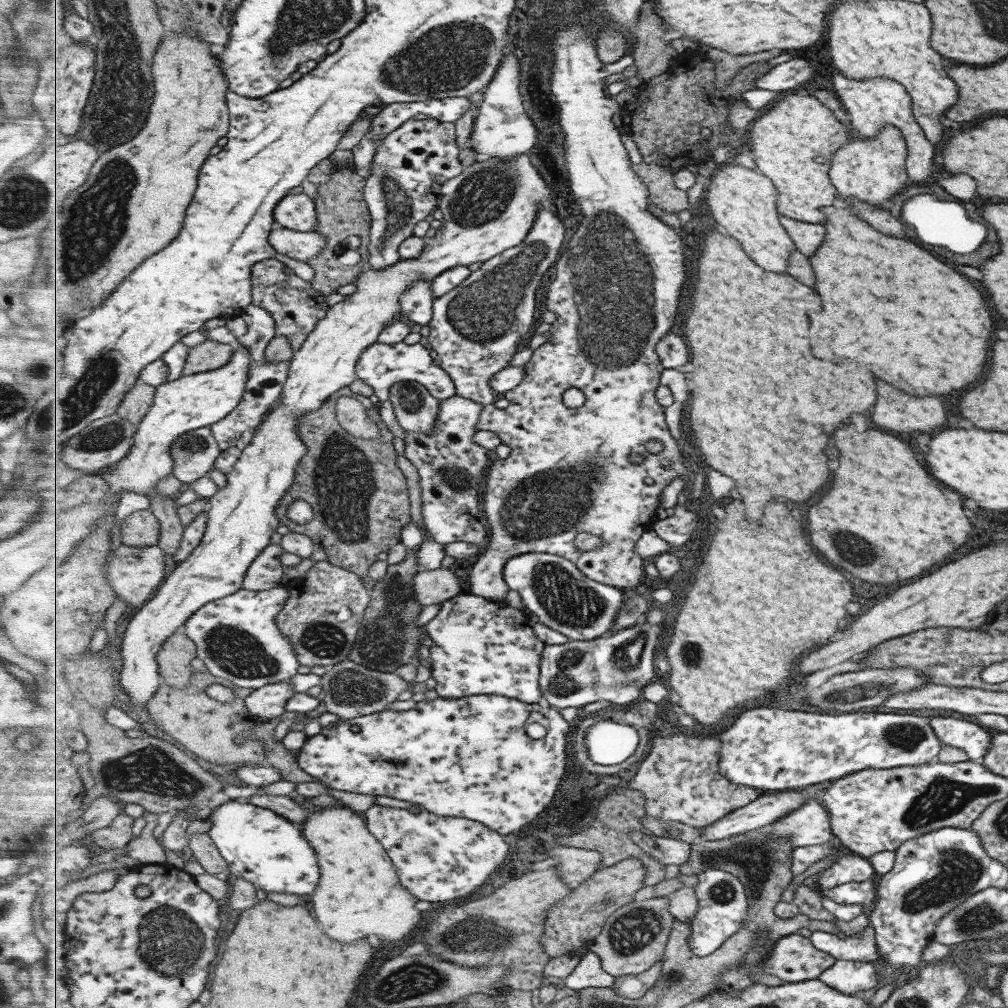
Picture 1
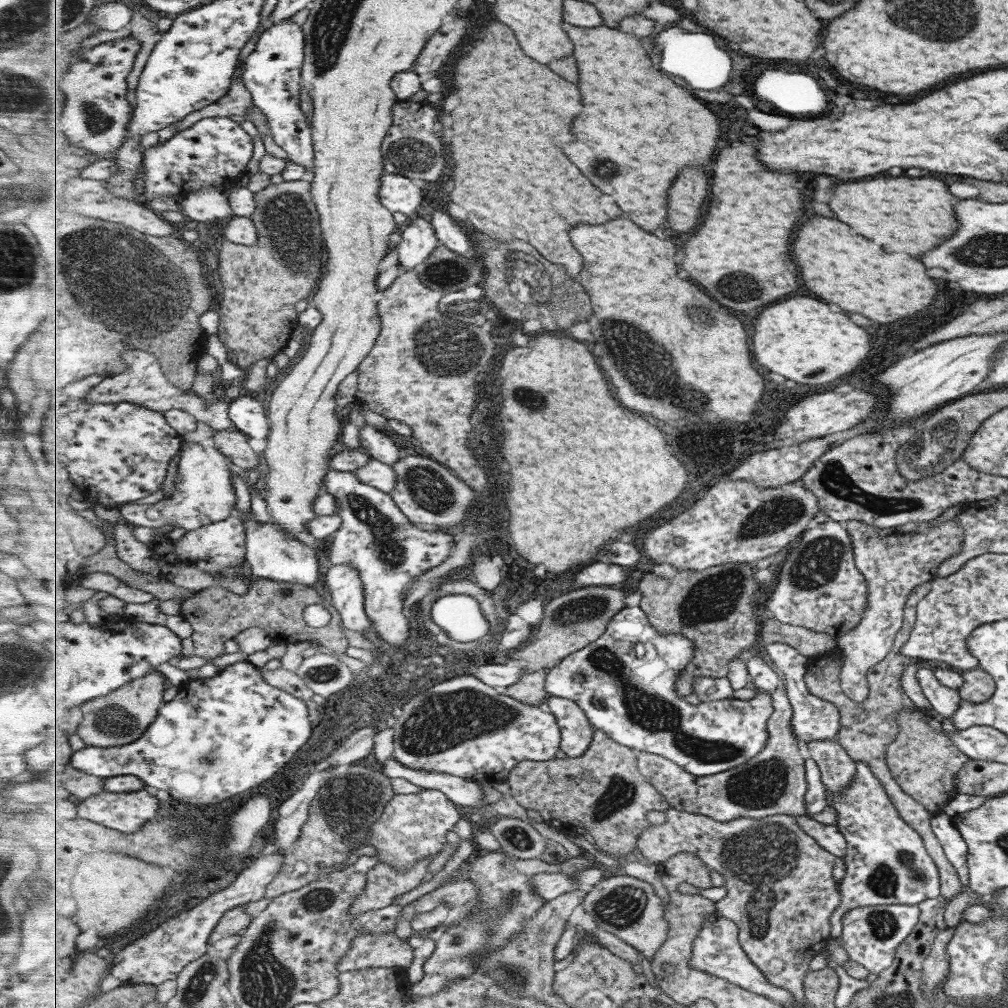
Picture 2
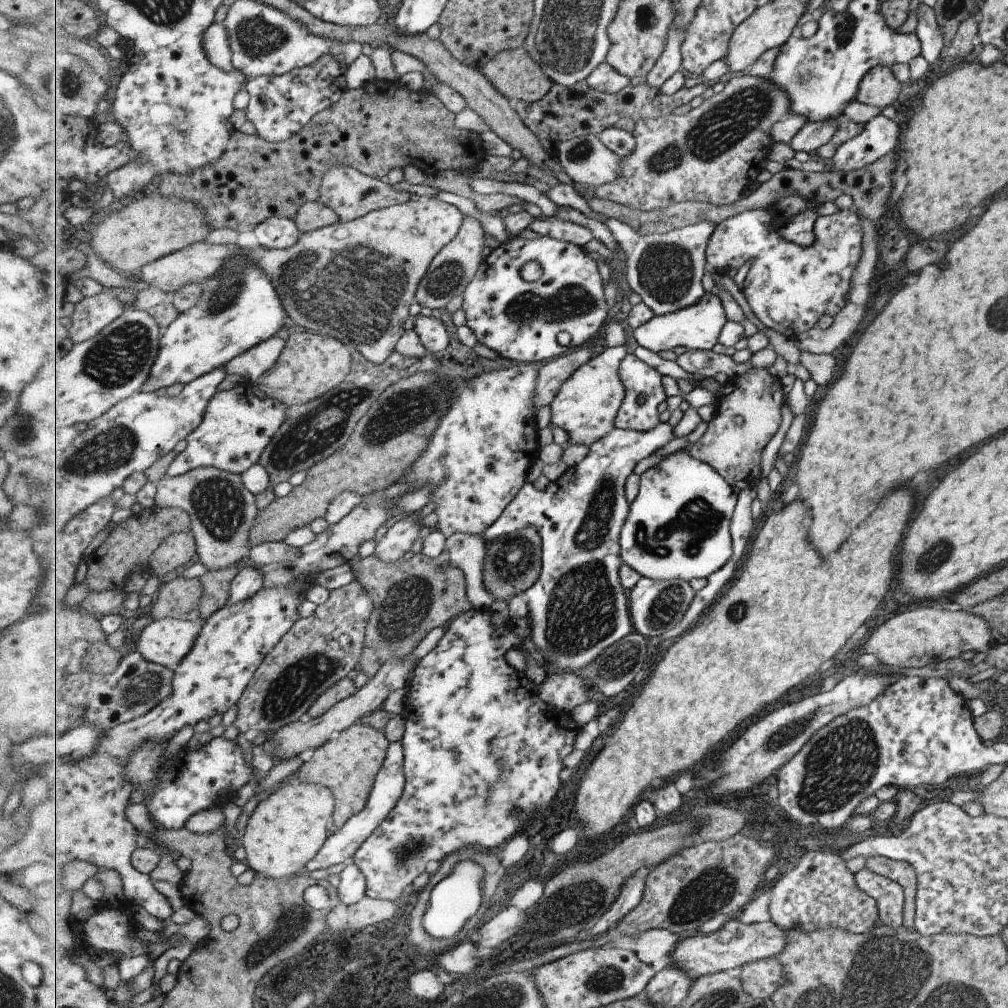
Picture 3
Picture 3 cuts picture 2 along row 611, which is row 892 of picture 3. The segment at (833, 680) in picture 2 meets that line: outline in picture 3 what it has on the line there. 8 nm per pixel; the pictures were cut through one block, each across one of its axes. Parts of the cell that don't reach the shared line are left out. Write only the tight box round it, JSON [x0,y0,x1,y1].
[865,855,916,929]

